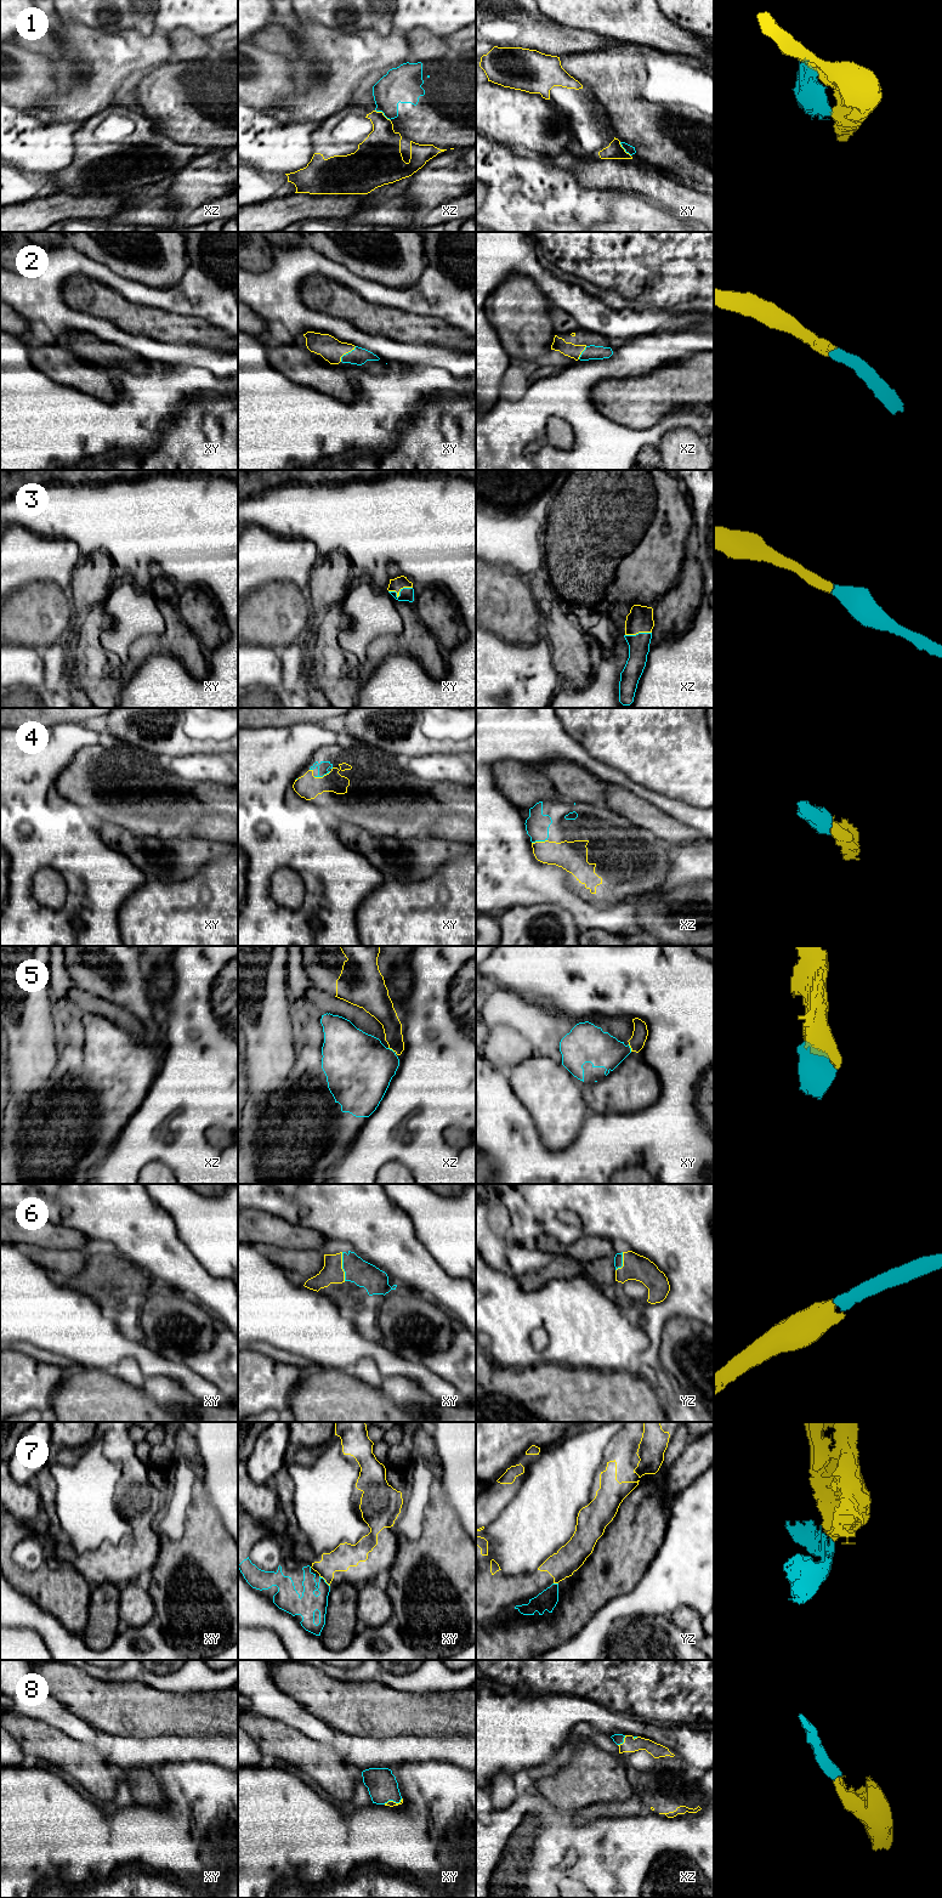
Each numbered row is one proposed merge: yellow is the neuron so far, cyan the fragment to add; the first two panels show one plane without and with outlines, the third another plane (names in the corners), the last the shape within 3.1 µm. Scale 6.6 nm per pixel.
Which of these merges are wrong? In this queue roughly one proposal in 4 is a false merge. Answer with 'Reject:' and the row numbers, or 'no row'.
Reject: 1, 7

